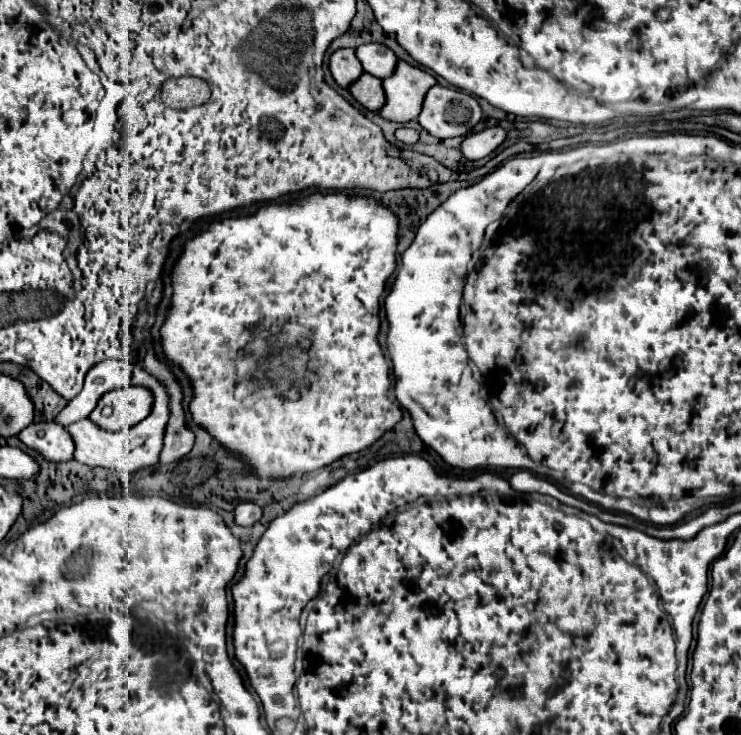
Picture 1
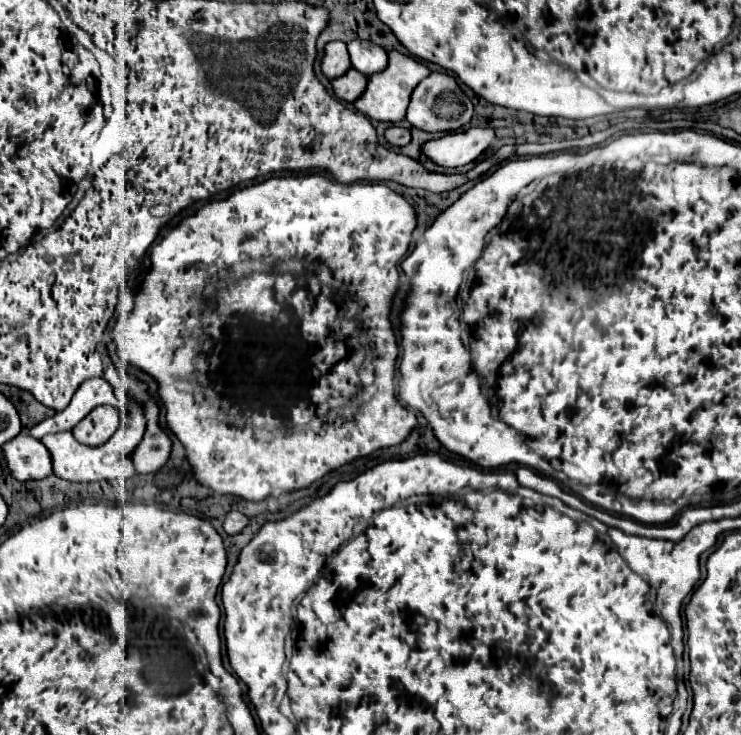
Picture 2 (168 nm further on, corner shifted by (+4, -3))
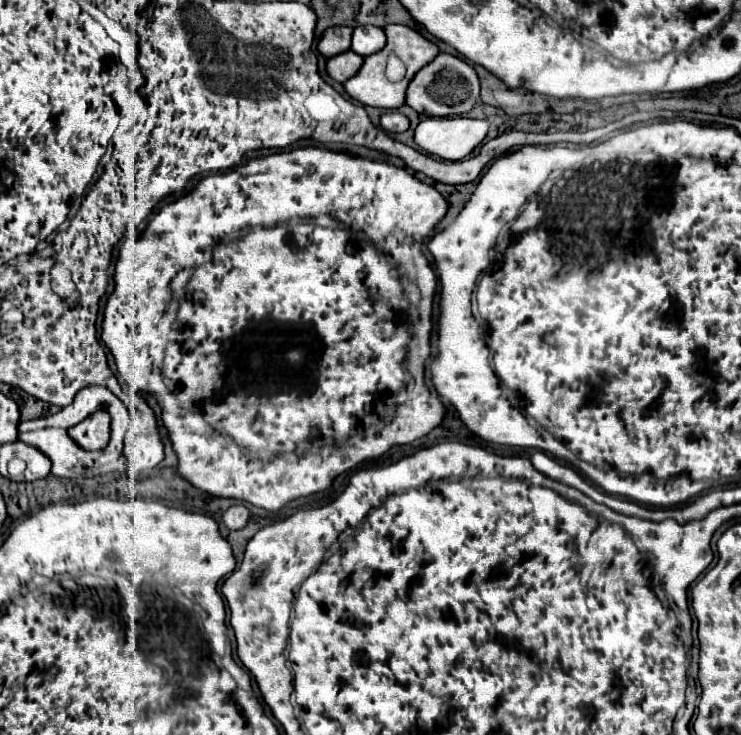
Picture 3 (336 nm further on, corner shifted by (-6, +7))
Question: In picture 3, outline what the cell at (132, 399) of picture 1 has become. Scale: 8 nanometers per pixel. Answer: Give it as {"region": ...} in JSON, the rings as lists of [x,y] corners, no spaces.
{"region":[[[106,410],[94,412],[94,416],[88,416],[82,424],[70,428],[68,434],[86,450],[102,450],[110,438],[110,414]]]}

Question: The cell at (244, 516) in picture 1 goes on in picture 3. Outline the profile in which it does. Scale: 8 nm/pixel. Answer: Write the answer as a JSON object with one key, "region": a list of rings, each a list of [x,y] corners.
{"region":[[[236,504],[236,506],[228,508],[228,510],[222,514],[222,520],[224,520],[224,524],[226,524],[230,530],[240,530],[240,528],[244,528],[244,526],[248,524],[248,520],[250,520],[250,510],[248,510],[246,506],[242,506],[242,504]]]}

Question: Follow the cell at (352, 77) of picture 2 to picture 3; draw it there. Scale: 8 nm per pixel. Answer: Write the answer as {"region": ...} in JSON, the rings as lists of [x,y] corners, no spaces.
{"region":[[[348,50],[344,54],[330,58],[328,64],[326,64],[326,70],[328,70],[330,78],[344,84],[346,80],[350,80],[350,76],[358,74],[358,68],[362,68],[362,64],[364,64],[364,58],[358,56],[356,52],[352,52],[352,50]]]}

